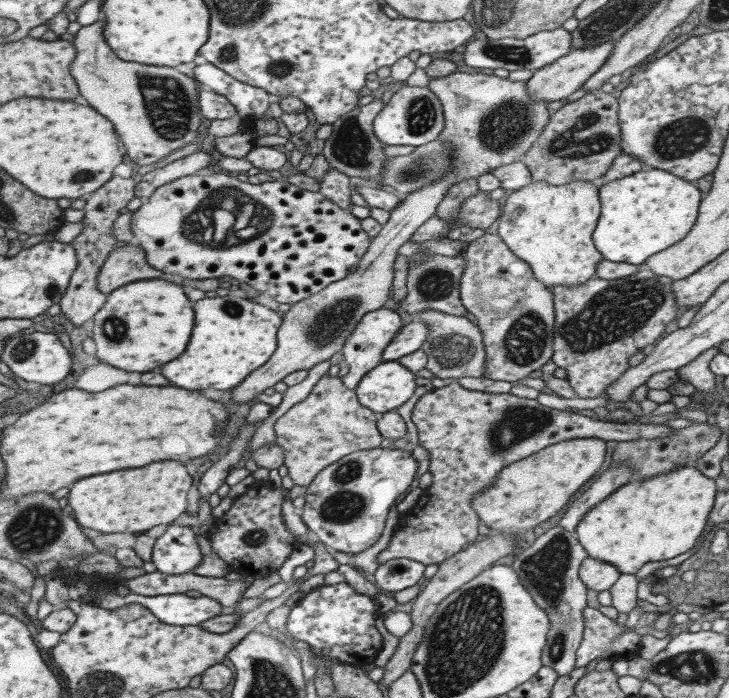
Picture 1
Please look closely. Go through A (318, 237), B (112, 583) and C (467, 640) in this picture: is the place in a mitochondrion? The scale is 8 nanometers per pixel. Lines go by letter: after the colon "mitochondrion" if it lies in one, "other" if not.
A: other
B: other
C: mitochondrion

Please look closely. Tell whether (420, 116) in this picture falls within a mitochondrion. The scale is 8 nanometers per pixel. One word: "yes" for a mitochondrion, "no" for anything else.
yes

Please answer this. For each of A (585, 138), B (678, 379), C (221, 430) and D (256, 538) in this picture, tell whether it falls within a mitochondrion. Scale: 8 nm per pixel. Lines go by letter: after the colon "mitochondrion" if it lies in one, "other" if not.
A: mitochondrion
B: other
C: other
D: mitochondrion

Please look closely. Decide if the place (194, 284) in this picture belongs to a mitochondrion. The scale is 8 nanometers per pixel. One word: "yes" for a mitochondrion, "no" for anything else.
no

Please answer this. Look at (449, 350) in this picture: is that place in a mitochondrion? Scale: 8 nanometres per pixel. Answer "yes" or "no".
yes

